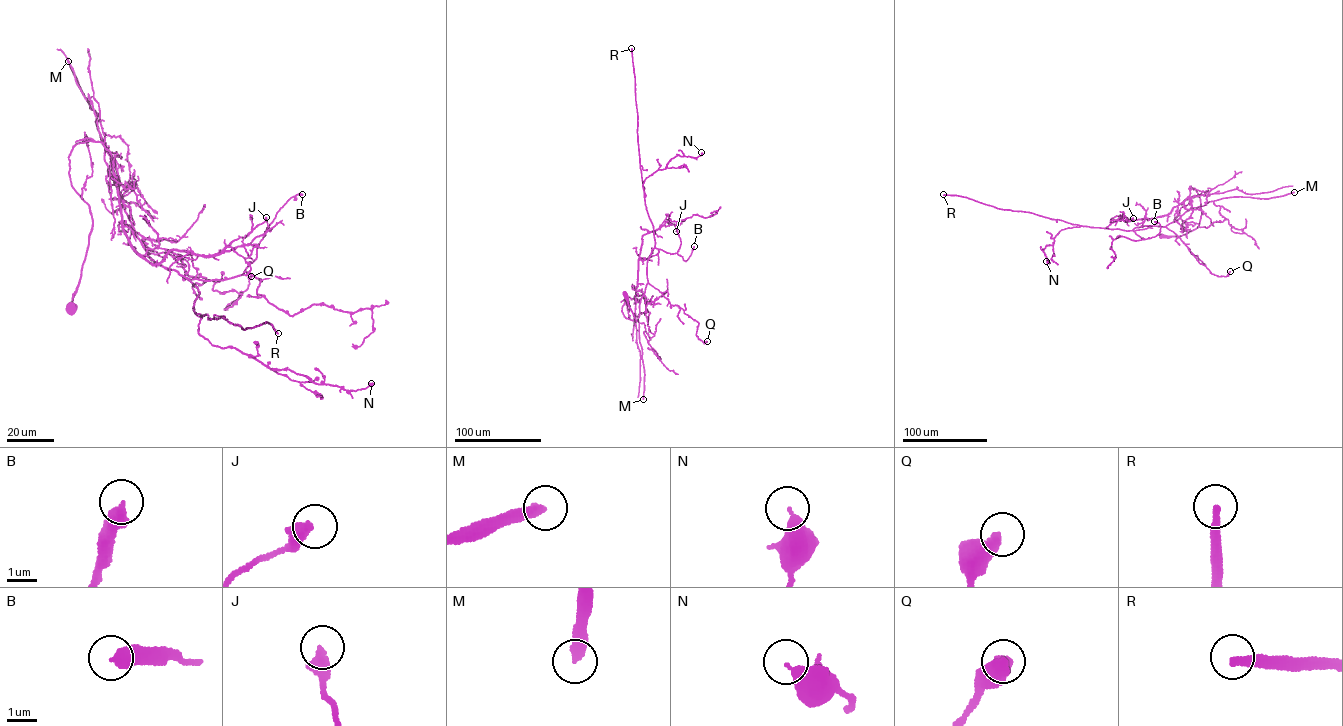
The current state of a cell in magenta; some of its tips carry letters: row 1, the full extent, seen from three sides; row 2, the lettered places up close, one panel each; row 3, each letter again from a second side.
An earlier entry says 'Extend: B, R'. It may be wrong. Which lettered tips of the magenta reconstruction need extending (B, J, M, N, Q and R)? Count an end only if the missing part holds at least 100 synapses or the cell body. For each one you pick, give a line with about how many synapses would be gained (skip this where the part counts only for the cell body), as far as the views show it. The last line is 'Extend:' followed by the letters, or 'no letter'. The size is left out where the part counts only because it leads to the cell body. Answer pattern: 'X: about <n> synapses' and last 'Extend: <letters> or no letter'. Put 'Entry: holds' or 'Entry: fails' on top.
Entry: fails
M: about 300 synapses
R: about 170 synapses
Extend: M, R

